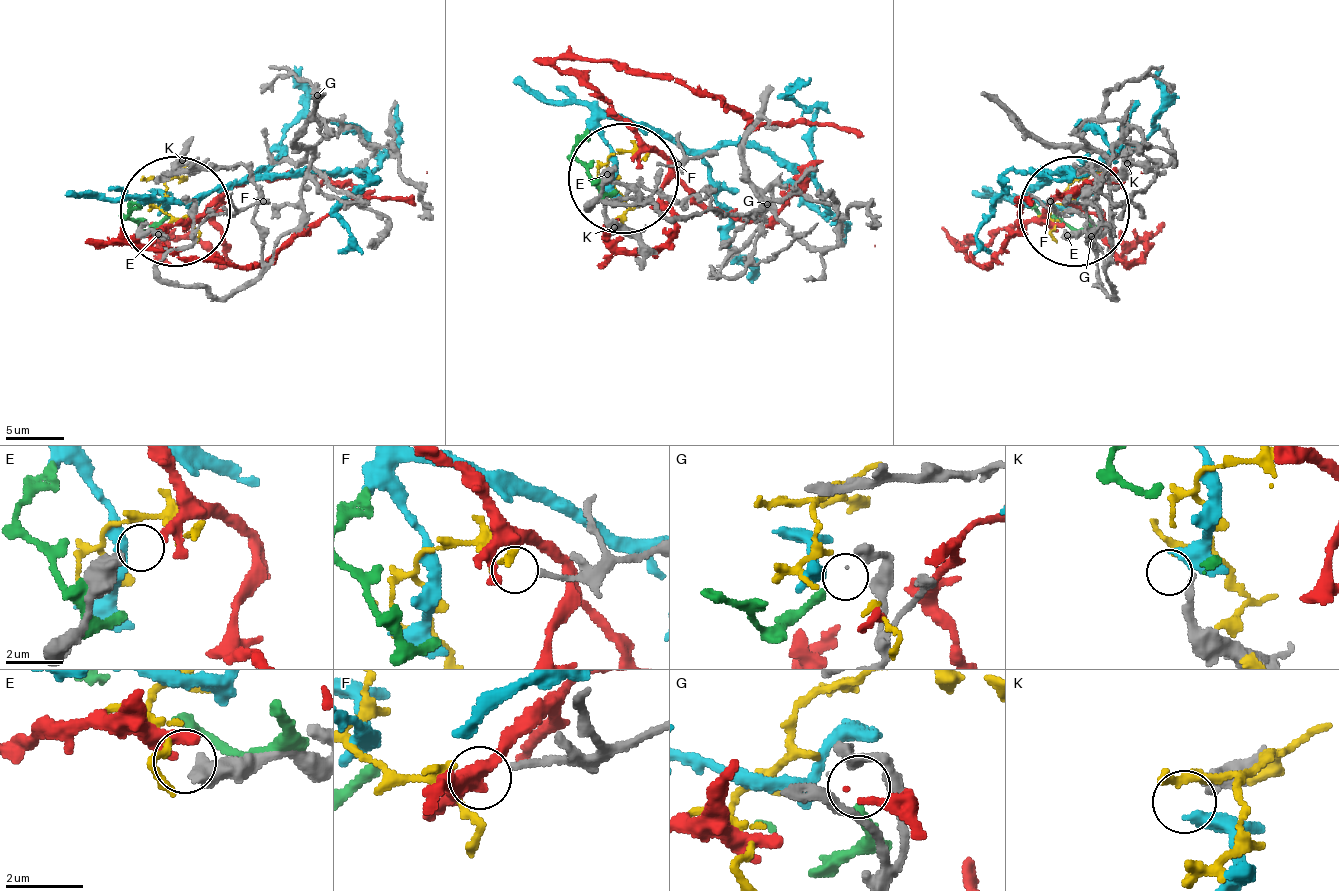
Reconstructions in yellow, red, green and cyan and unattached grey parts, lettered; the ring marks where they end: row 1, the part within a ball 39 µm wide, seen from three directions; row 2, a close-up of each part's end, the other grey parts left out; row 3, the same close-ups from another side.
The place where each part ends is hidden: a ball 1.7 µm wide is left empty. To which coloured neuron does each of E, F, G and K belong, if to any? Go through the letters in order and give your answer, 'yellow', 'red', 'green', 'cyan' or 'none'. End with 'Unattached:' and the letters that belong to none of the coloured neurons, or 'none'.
E: none
F: yellow
G: green
K: cyan
Unattached: E

